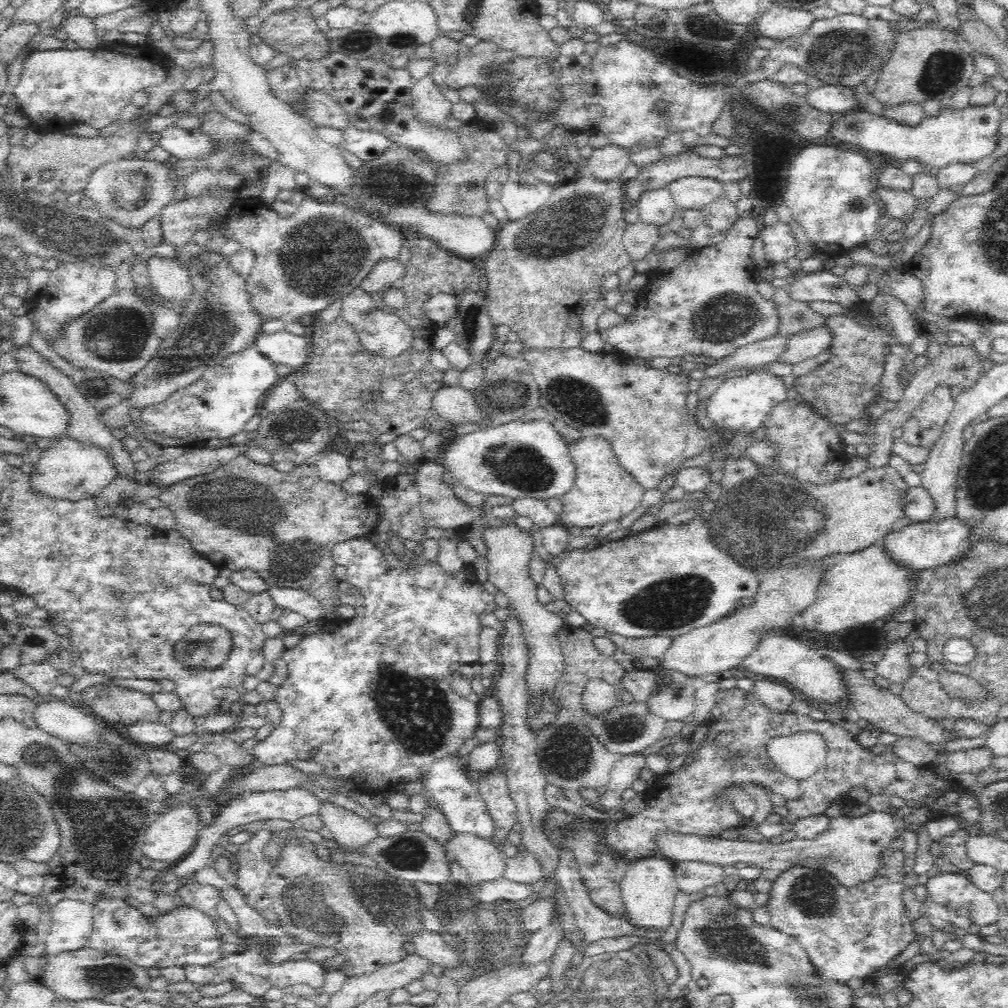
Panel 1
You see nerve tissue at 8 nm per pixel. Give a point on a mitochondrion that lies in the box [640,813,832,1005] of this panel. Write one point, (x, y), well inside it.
(723, 933)

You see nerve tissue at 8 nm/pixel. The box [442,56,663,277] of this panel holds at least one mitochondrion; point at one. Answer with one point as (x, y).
(542, 240)

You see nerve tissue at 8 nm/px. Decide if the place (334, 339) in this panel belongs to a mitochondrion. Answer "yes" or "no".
no

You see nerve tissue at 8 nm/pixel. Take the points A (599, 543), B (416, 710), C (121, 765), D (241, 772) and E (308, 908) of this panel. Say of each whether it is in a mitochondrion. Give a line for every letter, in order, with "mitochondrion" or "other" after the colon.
A: other
B: mitochondrion
C: mitochondrion
D: other
E: mitochondrion

